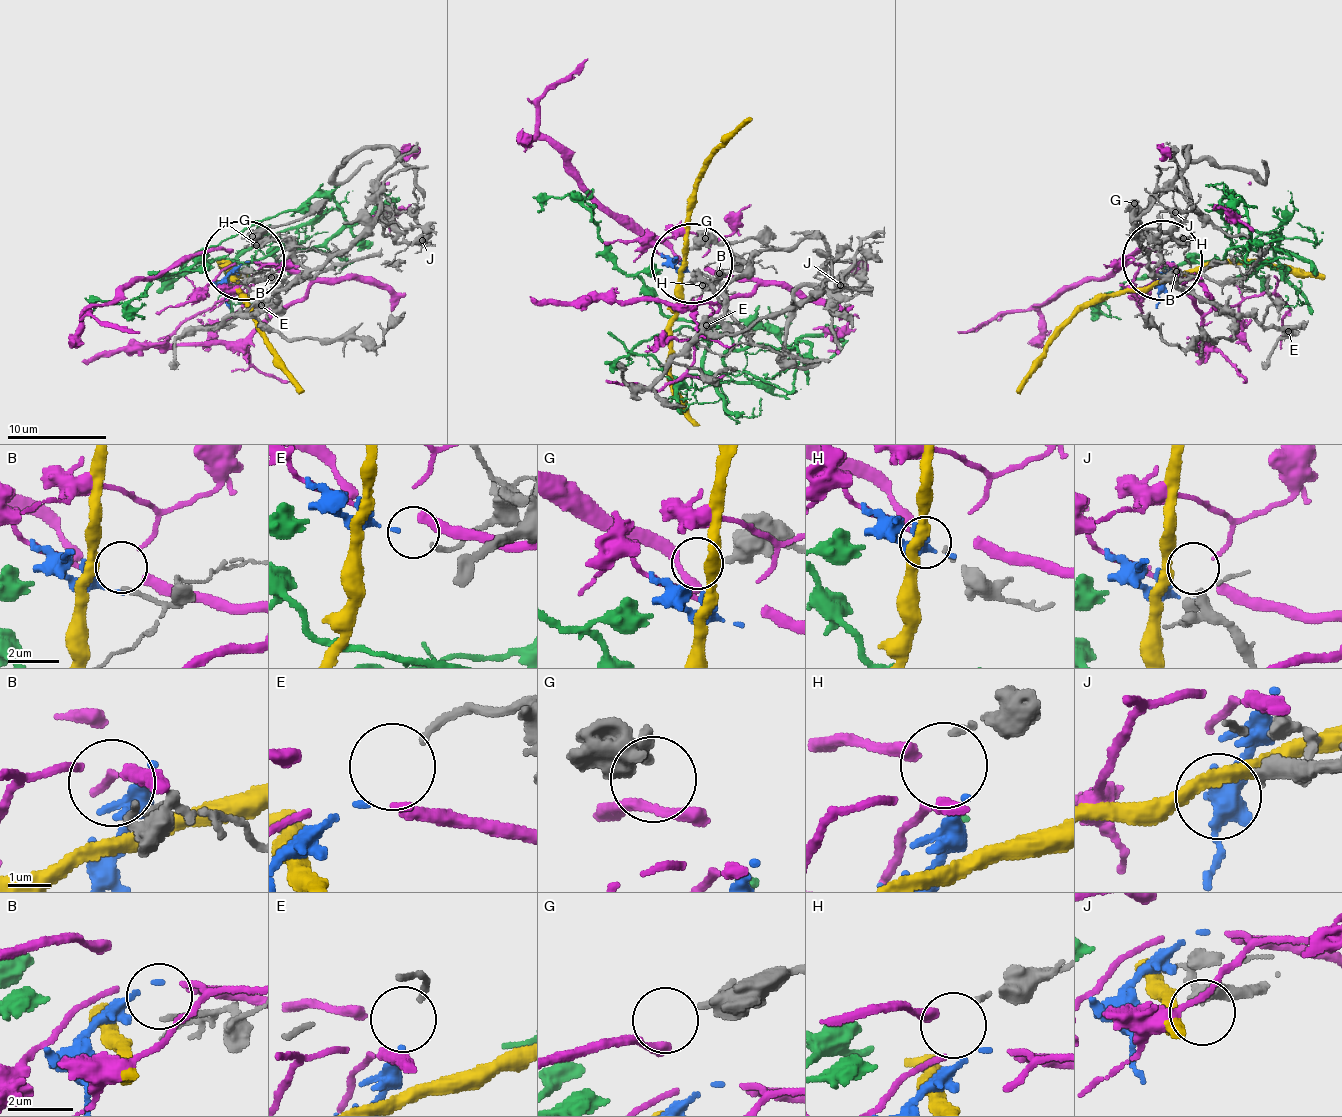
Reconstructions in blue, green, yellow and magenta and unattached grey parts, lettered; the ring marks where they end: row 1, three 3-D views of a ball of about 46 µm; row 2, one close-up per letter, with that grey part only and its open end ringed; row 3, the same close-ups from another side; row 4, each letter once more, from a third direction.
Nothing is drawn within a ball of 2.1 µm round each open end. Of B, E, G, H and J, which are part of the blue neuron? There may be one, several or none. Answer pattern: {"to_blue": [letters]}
{"to_blue": ["E"]}

